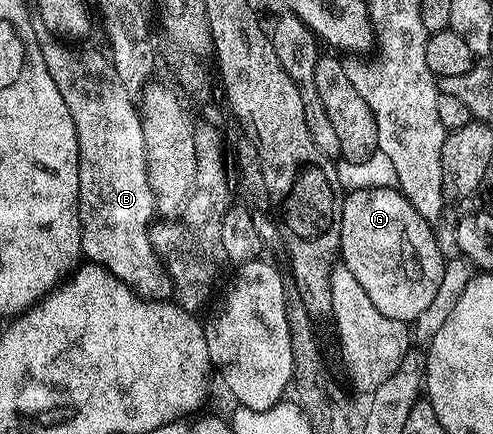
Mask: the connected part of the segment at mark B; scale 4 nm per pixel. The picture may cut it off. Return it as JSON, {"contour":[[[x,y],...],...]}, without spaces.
{"contour":[[[31,16],[32,31],[36,35],[36,43],[40,47],[40,51],[44,55],[44,67],[48,67],[48,75],[52,75],[52,79],[56,79],[56,87],[60,90],[60,95],[64,99],[64,103],[68,107],[68,111],[72,115],[72,123],[76,127],[76,139],[78,140],[78,174],[80,175],[80,187],[78,188],[78,214],[80,215],[80,227],[82,228],[82,256],[87,262],[95,265],[102,265],[111,273],[116,275],[116,279],[126,282],[135,293],[147,299],[166,299],[171,296],[173,289],[170,283],[170,277],[166,274],[166,269],[162,266],[154,251],[154,243],[152,240],[152,228],[150,229],[150,220],[156,217],[154,207],[154,196],[152,195],[152,187],[148,183],[148,175],[146,174],[146,148],[144,147],[144,131],[142,130],[142,118],[140,116],[139,106],[130,96],[131,90],[127,85],[120,81],[119,75],[113,69],[113,63],[105,52],[102,53],[81,53],[78,49],[69,49],[69,44],[63,43],[53,33],[48,31],[48,27],[38,16]]]}

